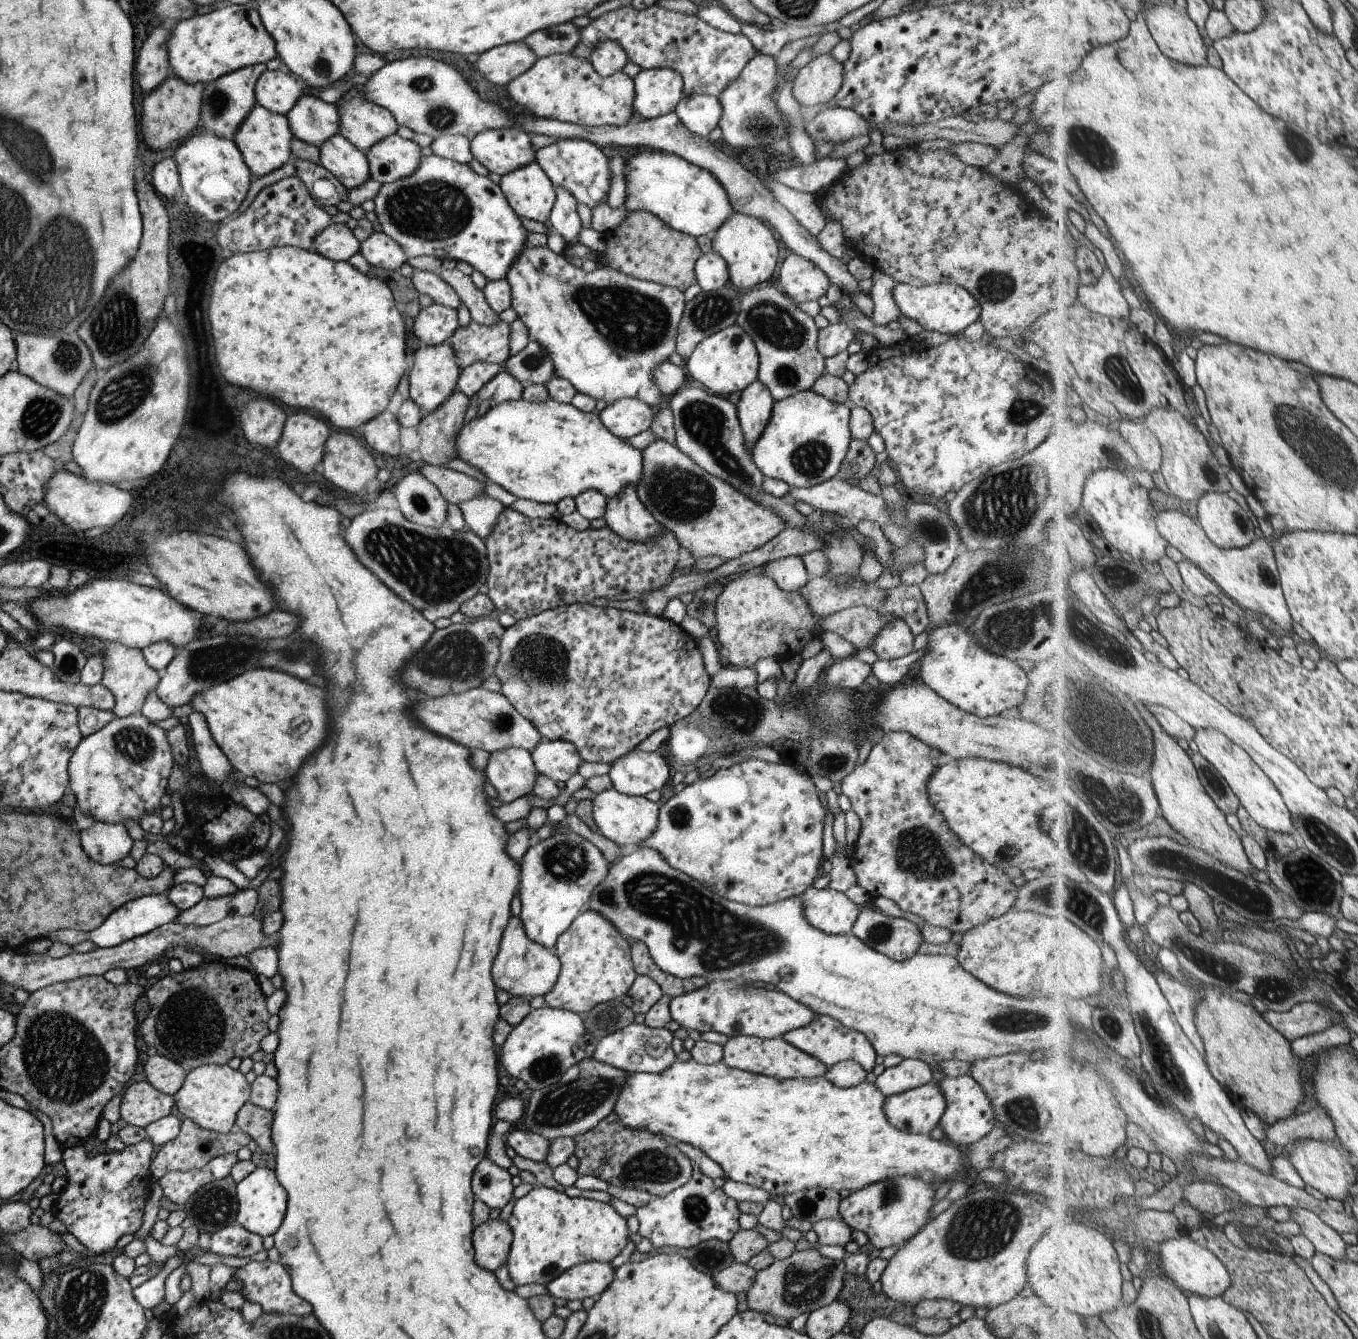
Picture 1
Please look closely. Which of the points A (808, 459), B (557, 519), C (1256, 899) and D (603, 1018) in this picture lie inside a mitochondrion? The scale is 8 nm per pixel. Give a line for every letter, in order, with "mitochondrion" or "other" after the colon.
A: mitochondrion
B: other
C: mitochondrion
D: other

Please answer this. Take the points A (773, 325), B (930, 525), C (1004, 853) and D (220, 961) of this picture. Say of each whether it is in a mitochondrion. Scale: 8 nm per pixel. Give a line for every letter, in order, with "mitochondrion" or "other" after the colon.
A: mitochondrion
B: mitochondrion
C: mitochondrion
D: other

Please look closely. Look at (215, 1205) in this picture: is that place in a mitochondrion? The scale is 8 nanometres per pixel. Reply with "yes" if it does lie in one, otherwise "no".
yes

